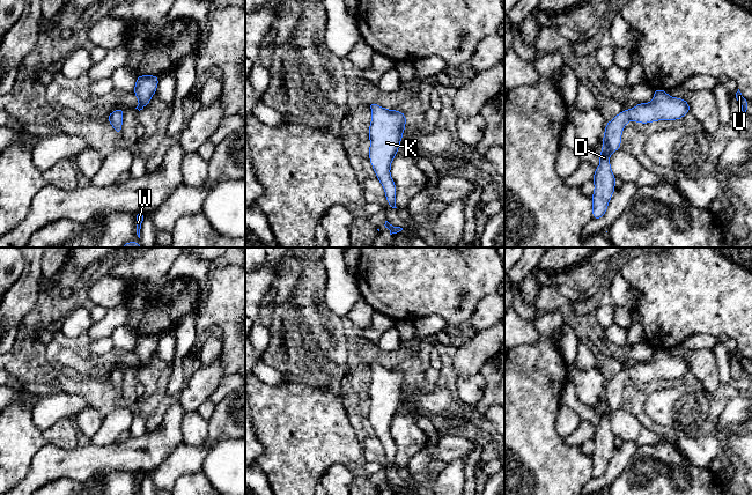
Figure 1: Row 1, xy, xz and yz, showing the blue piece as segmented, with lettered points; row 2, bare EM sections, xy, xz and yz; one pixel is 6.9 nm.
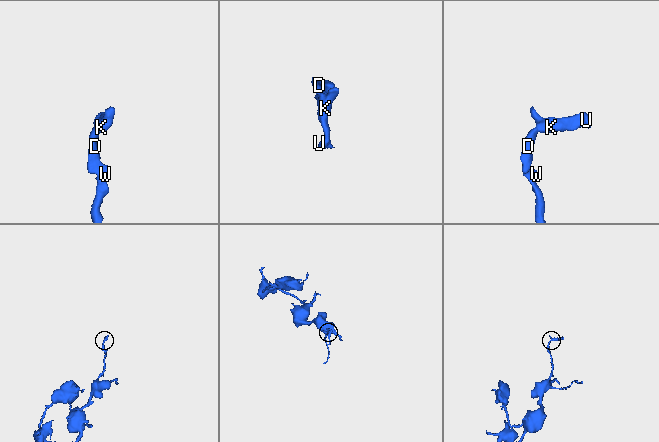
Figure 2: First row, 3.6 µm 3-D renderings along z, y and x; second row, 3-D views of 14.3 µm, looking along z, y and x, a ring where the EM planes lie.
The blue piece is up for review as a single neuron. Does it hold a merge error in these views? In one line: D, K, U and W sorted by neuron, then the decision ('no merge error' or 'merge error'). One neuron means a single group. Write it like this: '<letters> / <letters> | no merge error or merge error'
D K U W | no merge error

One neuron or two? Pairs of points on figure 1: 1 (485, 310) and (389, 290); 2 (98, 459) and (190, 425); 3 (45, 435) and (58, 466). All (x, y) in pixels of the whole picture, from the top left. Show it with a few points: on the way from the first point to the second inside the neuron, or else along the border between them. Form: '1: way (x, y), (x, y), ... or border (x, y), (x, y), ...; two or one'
1: border (492, 294), (479, 301), (469, 319); two
2: border (185, 412), (182, 419), (183, 442); two
3: border (76, 445), (71, 449), (44, 445), (30, 464); two

